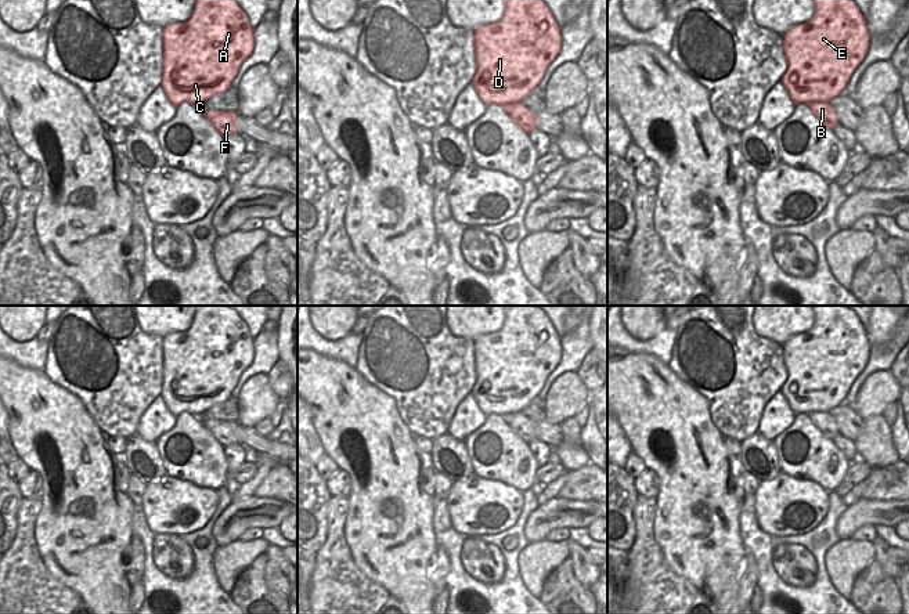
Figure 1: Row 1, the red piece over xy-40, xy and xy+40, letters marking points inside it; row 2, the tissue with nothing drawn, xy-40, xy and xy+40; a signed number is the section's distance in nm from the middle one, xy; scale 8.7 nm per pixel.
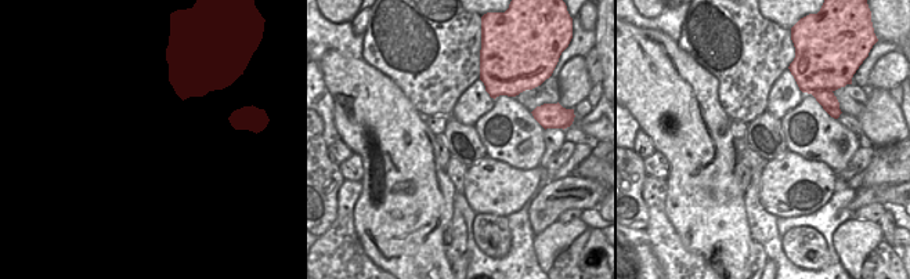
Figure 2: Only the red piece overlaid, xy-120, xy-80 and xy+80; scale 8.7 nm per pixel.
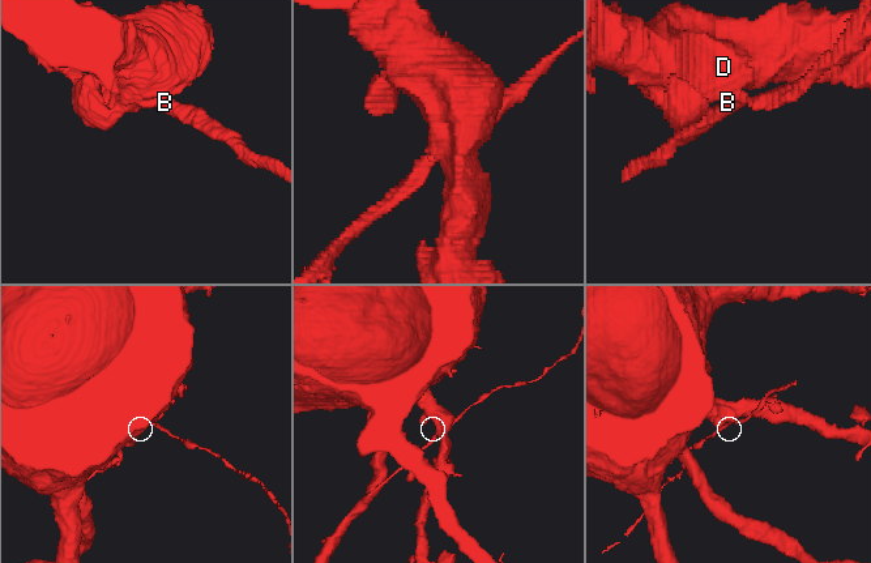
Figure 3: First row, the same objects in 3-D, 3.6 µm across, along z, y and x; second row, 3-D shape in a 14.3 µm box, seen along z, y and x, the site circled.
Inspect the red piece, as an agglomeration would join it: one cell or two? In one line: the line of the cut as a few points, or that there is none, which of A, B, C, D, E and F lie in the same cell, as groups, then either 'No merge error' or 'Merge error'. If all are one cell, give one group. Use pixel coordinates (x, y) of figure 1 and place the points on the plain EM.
Split along xy+40 (829, 411), (811, 411), (808, 414). Groups: A C D E / B F. Merge error.

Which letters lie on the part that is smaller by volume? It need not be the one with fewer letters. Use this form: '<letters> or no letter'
B, F

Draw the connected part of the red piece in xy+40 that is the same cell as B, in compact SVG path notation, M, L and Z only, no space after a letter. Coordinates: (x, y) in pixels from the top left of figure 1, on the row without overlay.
M811 412L809 418L826 438L834 440L838 436L837 422L830 412Z

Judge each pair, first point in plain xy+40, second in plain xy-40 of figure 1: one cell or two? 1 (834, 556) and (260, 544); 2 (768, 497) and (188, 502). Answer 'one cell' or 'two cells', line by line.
1: one cell
2: one cell

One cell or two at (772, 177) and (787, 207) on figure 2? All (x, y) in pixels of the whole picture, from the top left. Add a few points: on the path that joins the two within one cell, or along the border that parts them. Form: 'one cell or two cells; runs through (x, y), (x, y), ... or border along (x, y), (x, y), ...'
one cell; runs through (779, 184), (787, 192), (787, 200)

